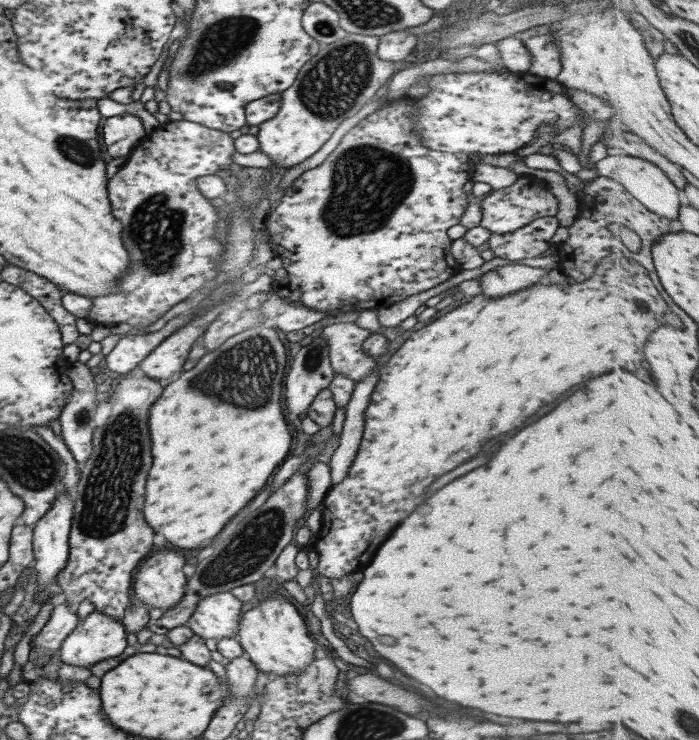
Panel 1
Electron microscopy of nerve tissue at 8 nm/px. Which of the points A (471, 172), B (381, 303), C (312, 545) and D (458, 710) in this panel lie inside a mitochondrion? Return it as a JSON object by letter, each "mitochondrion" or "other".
{"A":"other","B":"other","C":"other","D":"other"}

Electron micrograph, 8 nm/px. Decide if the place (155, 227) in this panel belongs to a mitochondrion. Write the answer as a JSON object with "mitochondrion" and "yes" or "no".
{"mitochondrion":"yes"}

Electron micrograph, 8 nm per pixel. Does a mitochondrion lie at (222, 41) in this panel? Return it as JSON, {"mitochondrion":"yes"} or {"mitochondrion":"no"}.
{"mitochondrion":"yes"}

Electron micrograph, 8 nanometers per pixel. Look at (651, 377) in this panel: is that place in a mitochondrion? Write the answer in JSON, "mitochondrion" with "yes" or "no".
{"mitochondrion":"no"}

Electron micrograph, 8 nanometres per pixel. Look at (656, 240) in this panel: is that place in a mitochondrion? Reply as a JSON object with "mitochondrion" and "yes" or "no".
{"mitochondrion":"no"}

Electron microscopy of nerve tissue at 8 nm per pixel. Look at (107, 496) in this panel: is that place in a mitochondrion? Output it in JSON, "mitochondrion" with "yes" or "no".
{"mitochondrion":"yes"}

